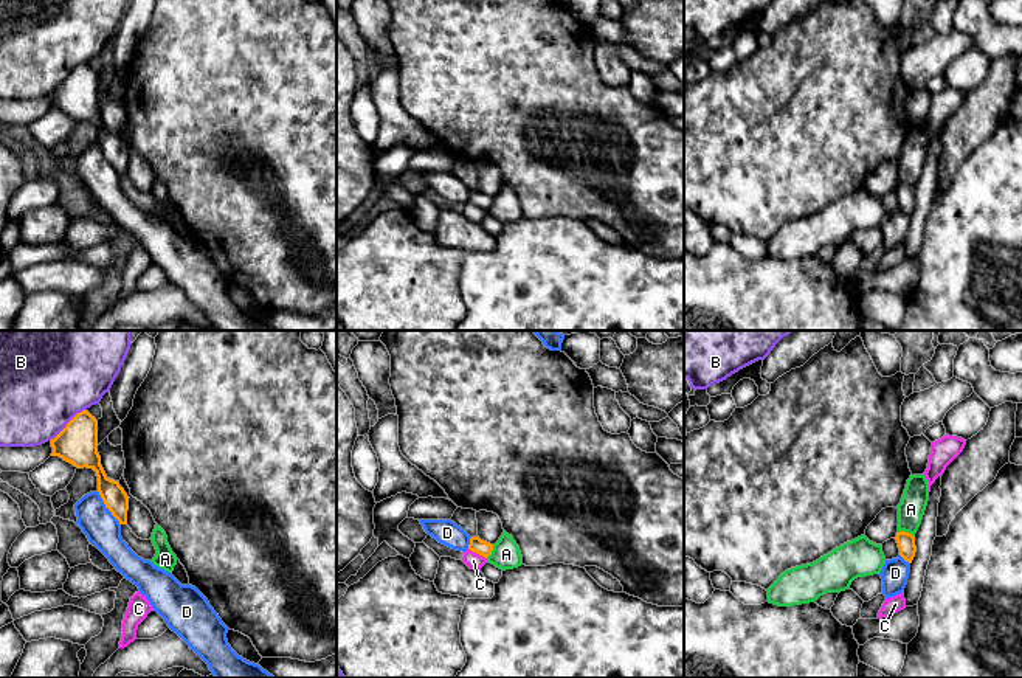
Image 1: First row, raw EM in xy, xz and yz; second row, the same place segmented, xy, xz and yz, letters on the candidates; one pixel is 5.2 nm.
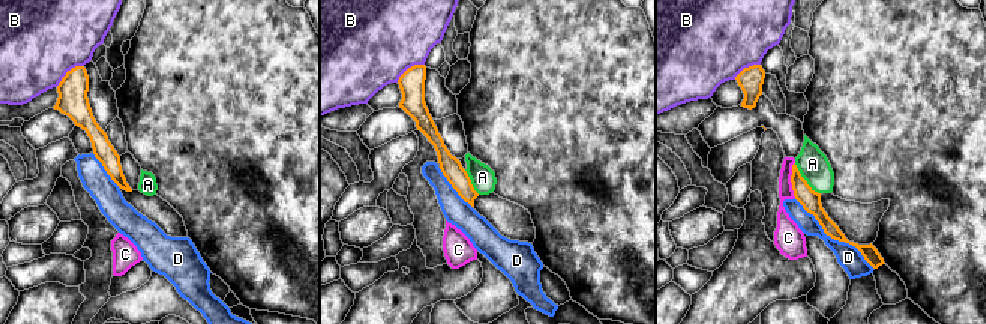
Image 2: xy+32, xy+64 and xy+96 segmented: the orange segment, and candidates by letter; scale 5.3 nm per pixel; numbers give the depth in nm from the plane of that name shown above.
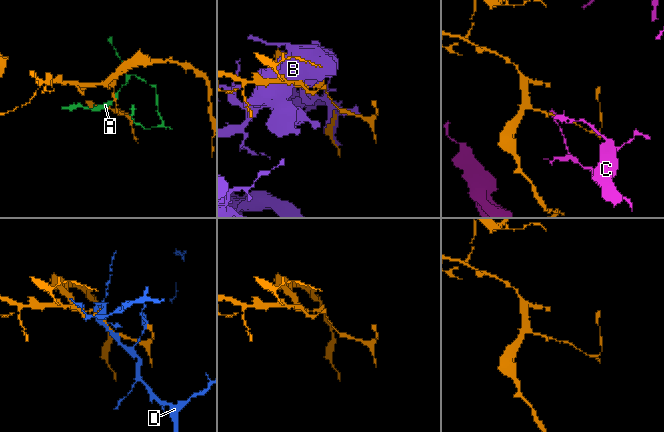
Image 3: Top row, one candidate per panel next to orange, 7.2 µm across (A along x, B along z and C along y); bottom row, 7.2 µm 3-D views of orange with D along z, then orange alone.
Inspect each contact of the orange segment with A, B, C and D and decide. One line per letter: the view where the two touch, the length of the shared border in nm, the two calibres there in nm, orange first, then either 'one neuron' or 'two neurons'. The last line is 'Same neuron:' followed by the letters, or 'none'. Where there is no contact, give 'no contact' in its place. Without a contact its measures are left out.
A: meets orange in yz; contact 90 nm long; 100 nm thick on the orange side, 140 nm on the other; two neurons
B: meets orange in xy; contact 260 nm long; 200 nm thick on the orange side, 460 nm on the other; two neurons
C: meets orange in xz; contact 110 nm long; 80 nm thick on the orange side, 90 nm on the other; two neurons
D: meets orange in xy; contact 220 nm long; 120 nm thick on the orange side, 180 nm on the other; two neurons
Same neuron: none

